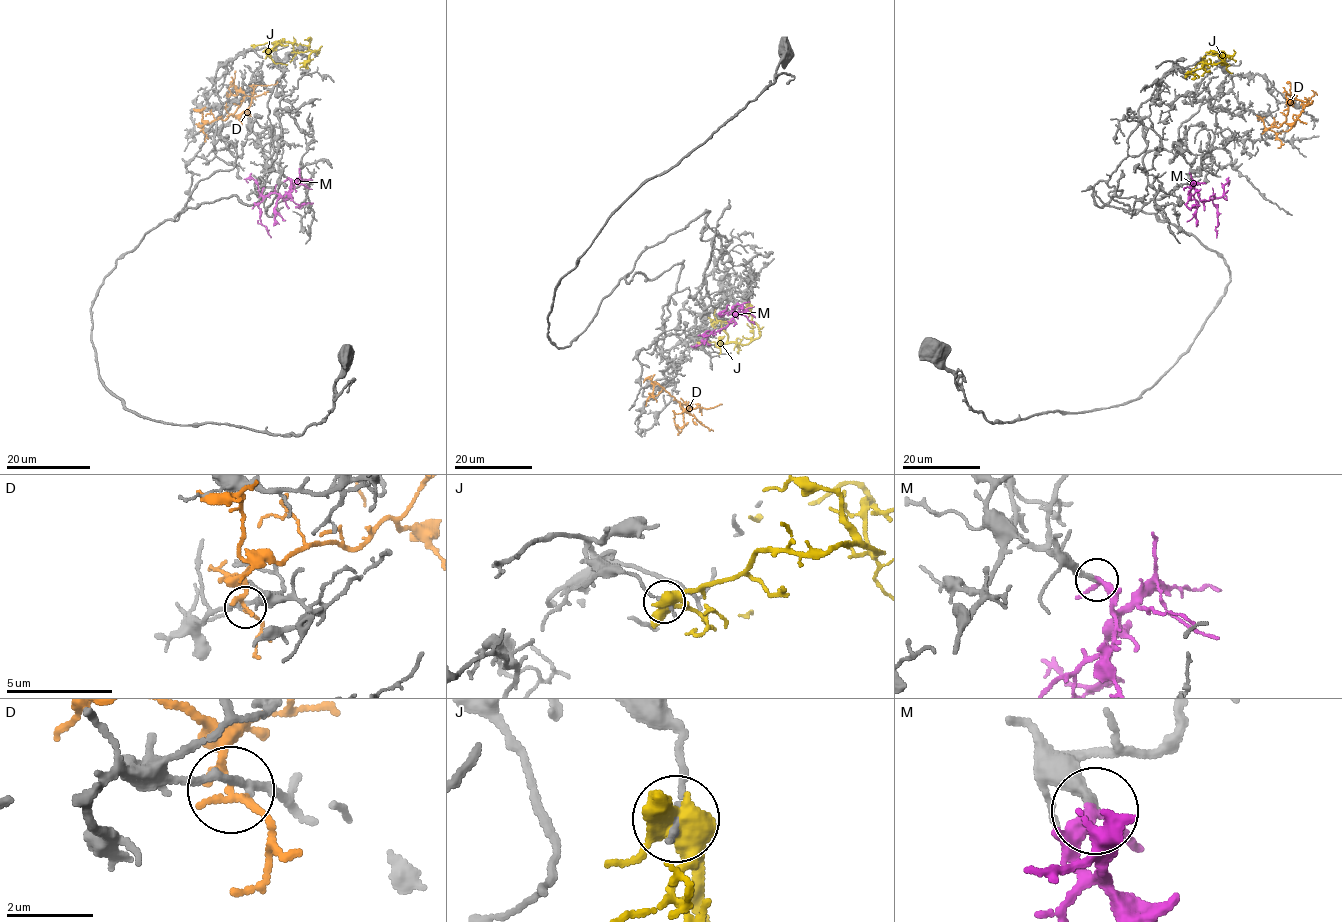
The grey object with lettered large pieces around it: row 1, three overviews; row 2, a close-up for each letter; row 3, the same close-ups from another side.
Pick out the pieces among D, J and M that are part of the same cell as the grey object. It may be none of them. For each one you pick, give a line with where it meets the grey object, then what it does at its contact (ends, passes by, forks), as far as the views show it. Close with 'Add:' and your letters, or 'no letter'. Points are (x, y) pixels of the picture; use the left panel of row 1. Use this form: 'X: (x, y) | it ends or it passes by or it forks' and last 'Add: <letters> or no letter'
M: (288, 177) | it passes by
Add: M

